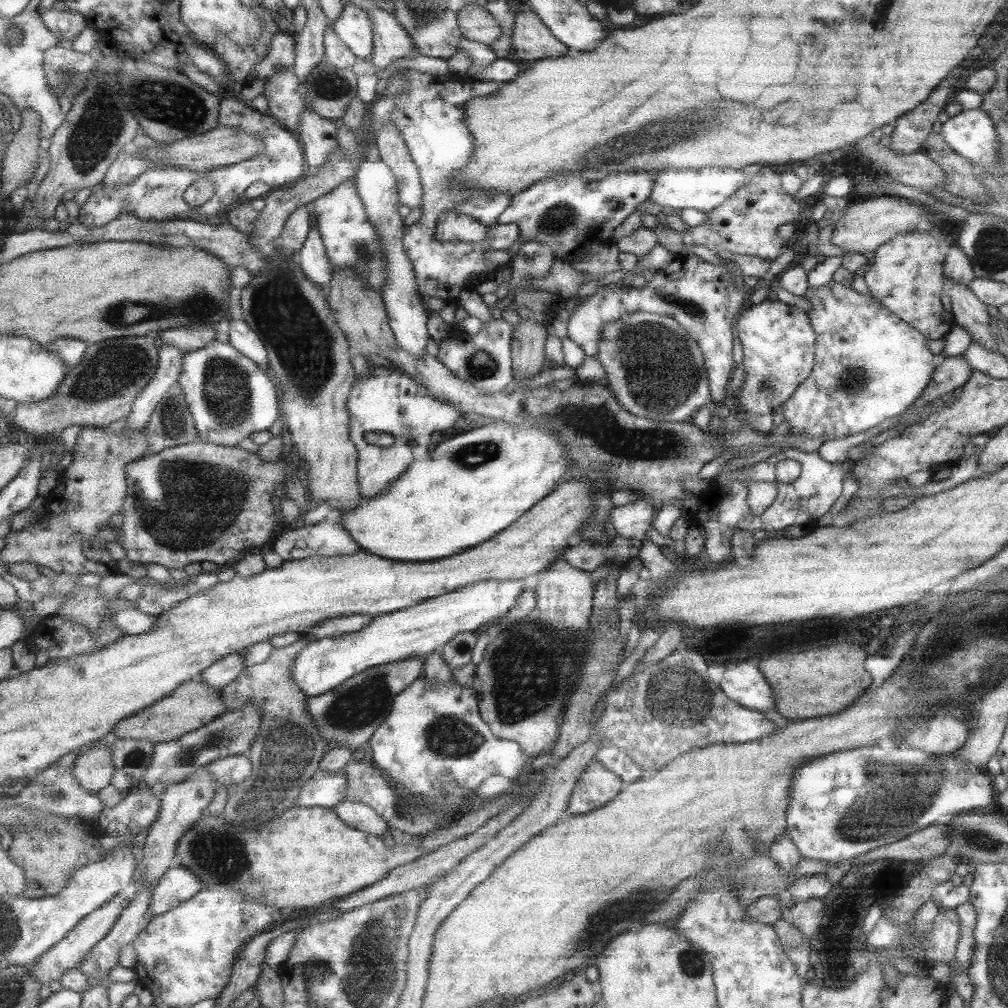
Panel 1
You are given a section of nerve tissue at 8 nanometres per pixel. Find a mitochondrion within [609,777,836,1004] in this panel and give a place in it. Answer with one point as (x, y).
(692, 965)

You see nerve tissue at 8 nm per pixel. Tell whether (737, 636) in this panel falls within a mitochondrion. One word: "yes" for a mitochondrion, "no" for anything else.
no

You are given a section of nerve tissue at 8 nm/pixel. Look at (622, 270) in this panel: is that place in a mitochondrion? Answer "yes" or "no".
no

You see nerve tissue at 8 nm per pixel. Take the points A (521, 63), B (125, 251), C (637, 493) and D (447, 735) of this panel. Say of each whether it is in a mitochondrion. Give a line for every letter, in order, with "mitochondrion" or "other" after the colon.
A: other
B: other
C: other
D: mitochondrion

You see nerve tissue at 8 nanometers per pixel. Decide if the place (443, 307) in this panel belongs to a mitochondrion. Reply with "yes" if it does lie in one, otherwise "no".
no

